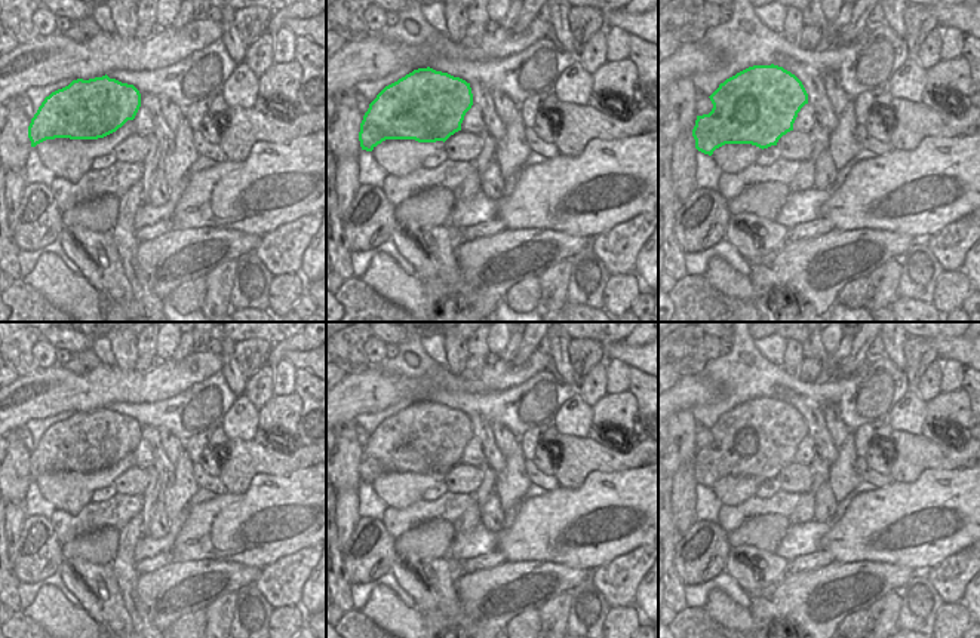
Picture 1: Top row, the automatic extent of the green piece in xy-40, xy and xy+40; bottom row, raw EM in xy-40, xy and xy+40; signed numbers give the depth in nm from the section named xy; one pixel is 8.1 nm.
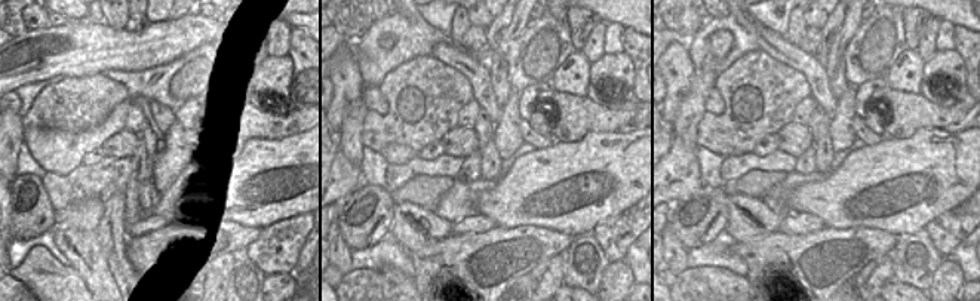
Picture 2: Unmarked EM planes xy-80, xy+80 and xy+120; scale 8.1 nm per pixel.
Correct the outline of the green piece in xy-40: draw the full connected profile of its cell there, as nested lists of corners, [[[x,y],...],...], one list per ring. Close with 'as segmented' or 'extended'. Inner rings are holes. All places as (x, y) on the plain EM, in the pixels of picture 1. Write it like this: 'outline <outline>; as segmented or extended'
outline [[[107,407],[77,411],[44,430],[28,458],[31,479],[55,470],[98,472],[128,453],[141,439],[141,426],[133,417]]]; as segmented

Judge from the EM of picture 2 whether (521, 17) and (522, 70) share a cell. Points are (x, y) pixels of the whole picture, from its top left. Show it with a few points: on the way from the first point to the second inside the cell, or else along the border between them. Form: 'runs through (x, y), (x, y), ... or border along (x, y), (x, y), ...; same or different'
border along (530, 20), (507, 45), (507, 65); different

